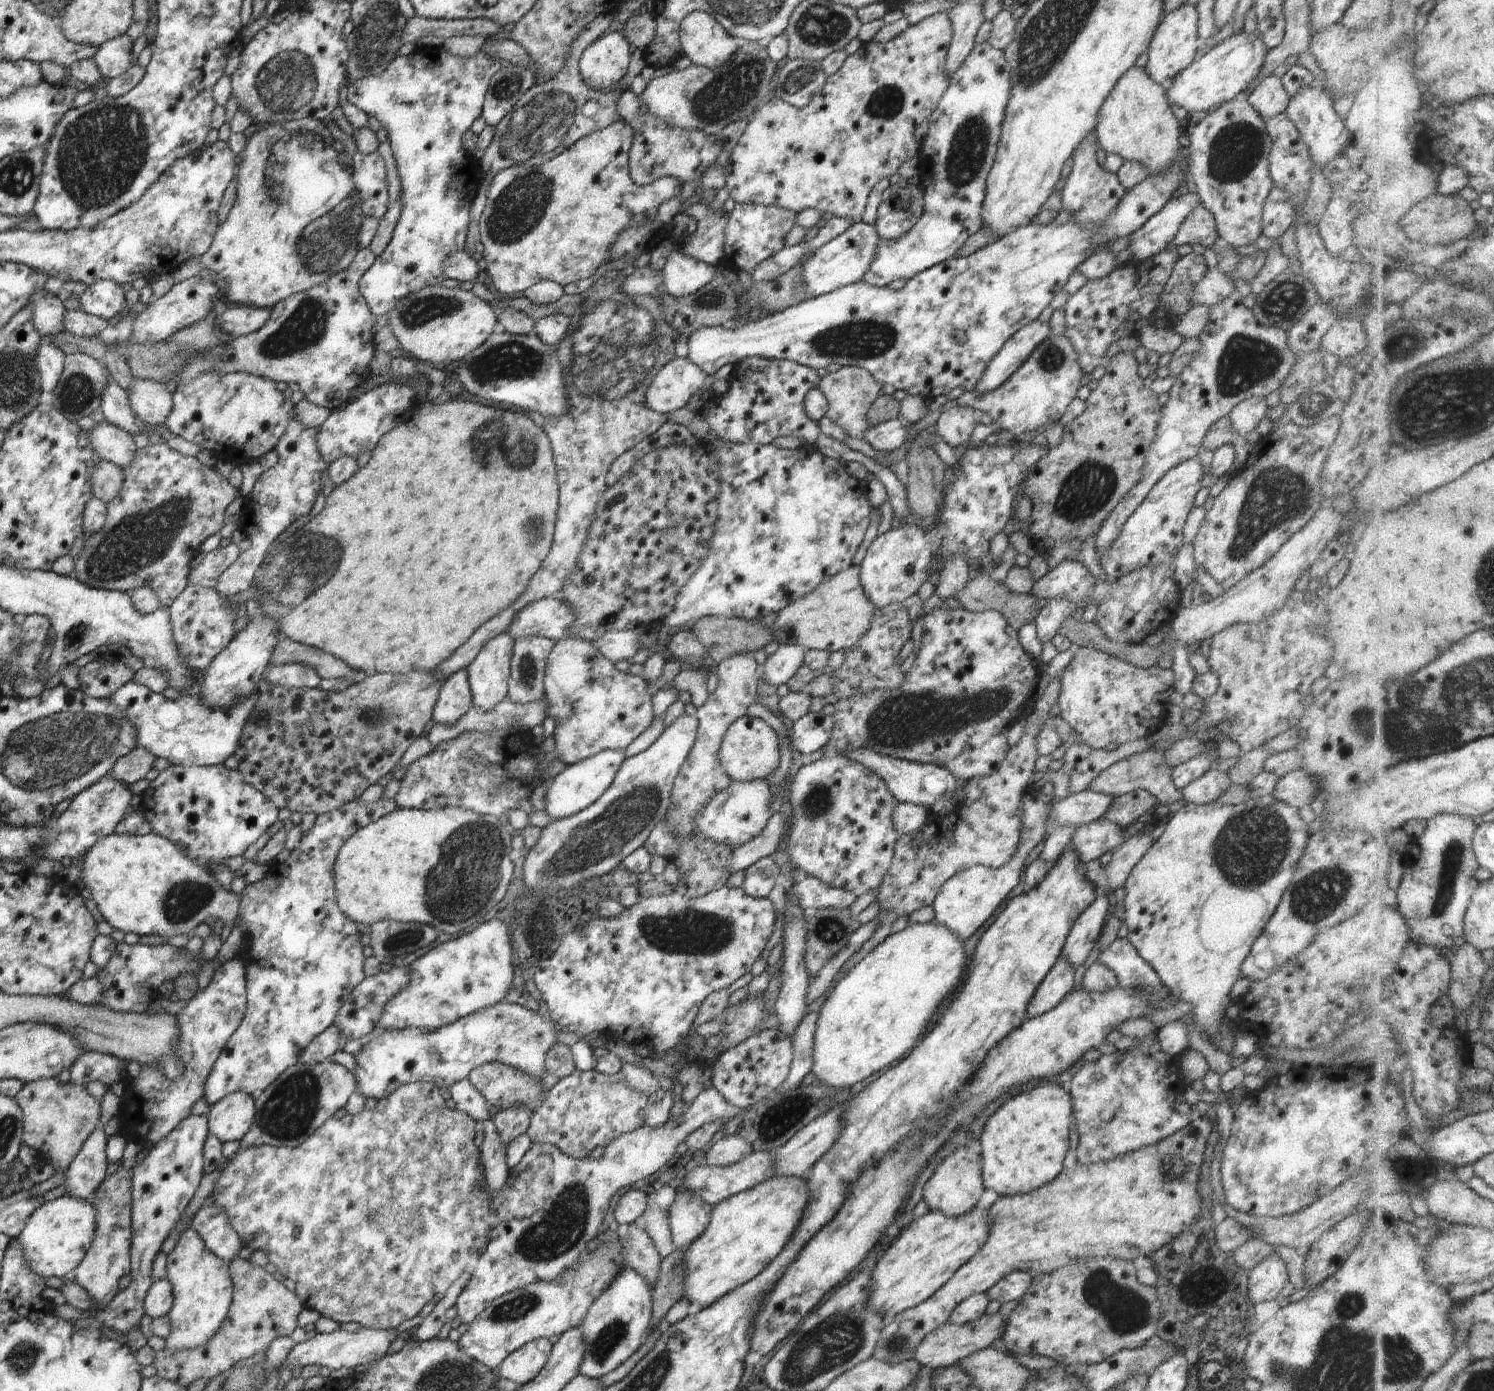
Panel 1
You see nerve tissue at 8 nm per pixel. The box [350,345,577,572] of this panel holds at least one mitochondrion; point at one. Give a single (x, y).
(507, 444)

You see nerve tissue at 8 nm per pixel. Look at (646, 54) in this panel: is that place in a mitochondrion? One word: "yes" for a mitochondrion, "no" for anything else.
no

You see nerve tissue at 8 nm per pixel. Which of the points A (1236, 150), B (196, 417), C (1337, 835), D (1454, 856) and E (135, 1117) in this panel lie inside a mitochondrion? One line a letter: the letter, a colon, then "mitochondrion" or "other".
A: mitochondrion
B: other
C: other
D: mitochondrion
E: other

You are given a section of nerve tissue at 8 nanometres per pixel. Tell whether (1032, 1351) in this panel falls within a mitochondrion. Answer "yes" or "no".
no

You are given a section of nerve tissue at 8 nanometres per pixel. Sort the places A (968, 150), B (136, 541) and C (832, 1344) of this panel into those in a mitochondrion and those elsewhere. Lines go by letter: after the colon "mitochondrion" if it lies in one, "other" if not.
A: mitochondrion
B: mitochondrion
C: mitochondrion

